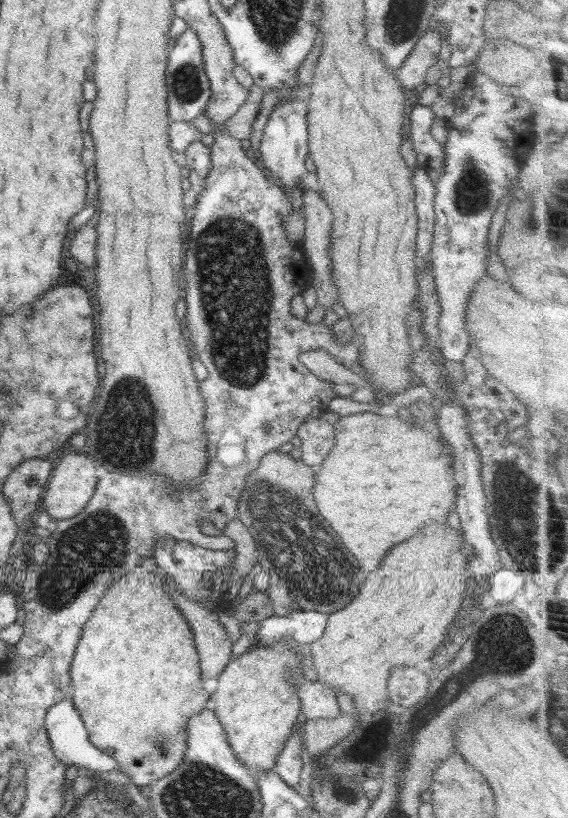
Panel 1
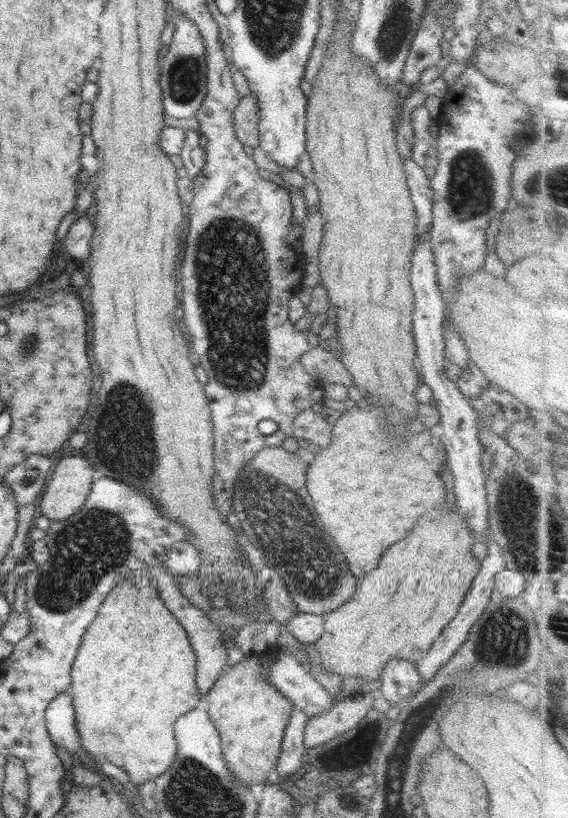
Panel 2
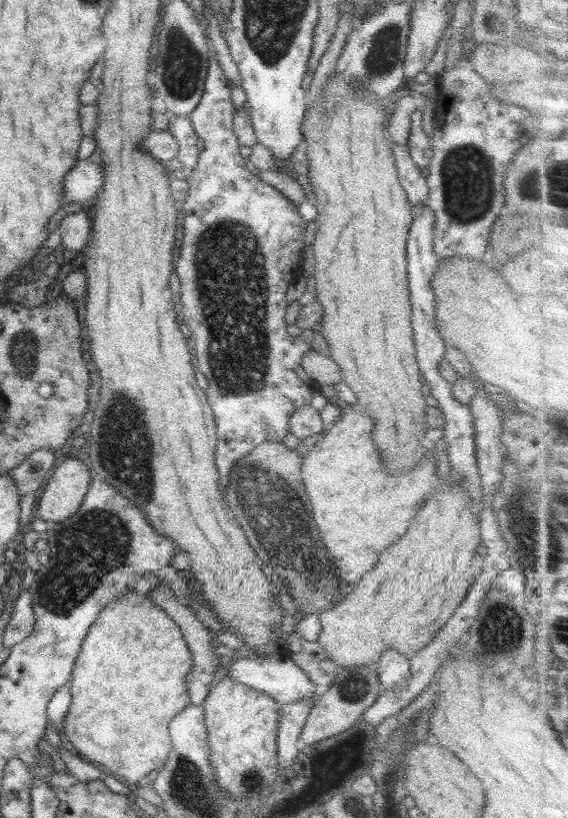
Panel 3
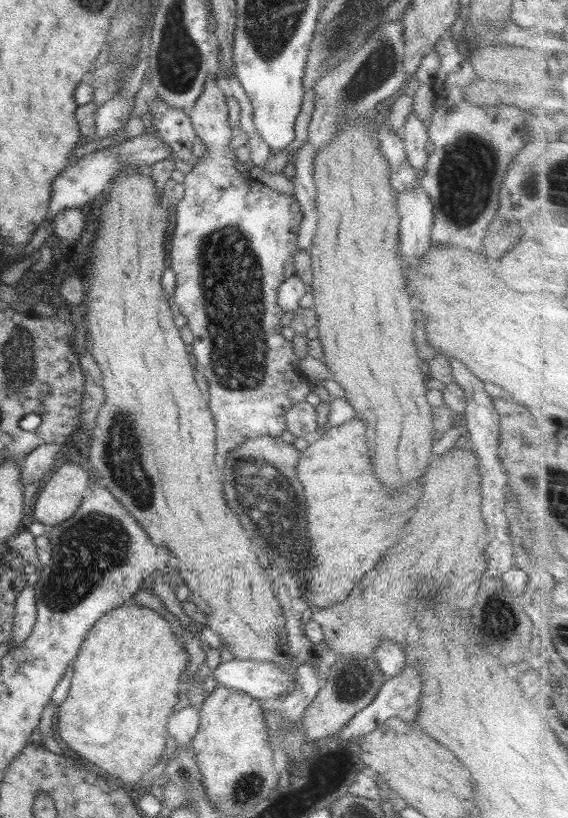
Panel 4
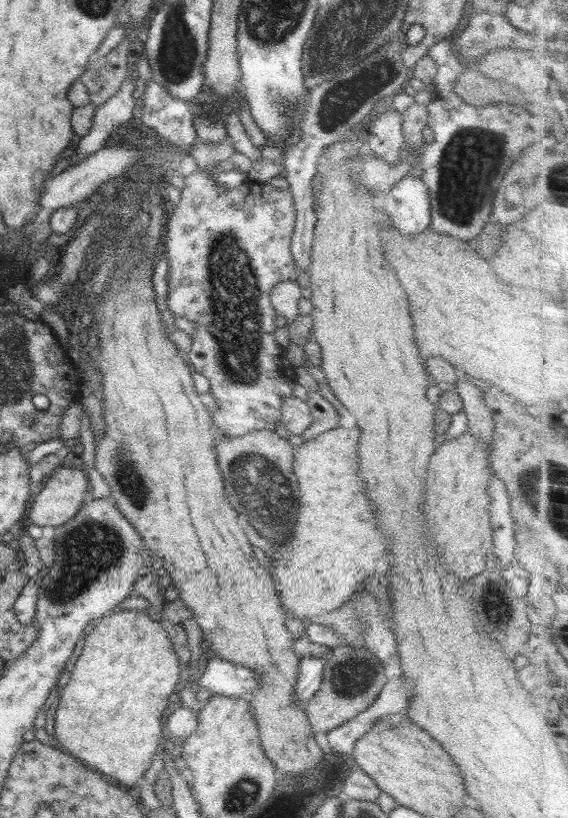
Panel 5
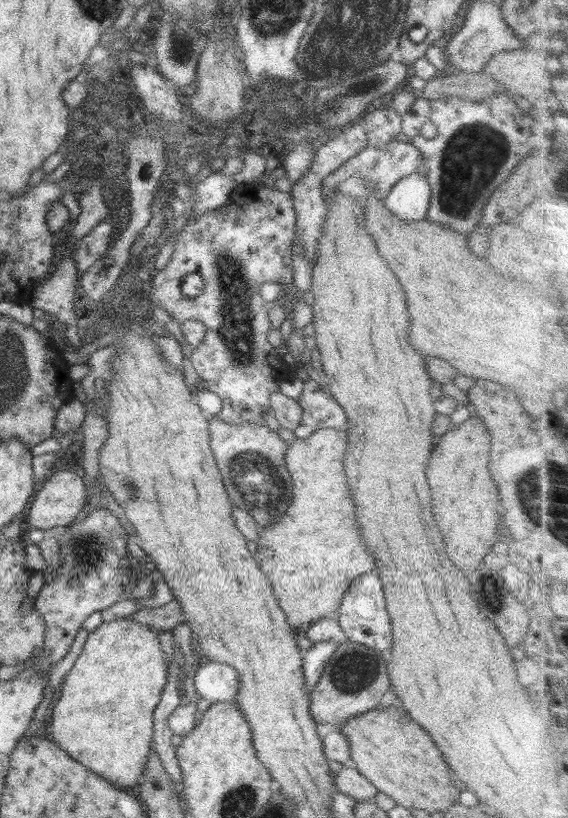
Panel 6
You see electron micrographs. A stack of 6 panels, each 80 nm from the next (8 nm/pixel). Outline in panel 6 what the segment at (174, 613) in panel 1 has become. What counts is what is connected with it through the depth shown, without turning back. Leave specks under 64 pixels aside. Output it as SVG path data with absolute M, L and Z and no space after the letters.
M127 616L111 620L110 622L97 621L96 630L88 633L82 652L74 661L71 671L66 675L66 679L63 680L60 699L52 713L52 733L50 734L49 739L55 742L58 745L58 748L64 750L64 753L67 753L70 758L80 762L80 765L83 765L86 769L92 771L92 773L104 777L114 786L135 792L137 780L144 773L146 762L148 762L148 754L150 754L153 749L154 711L156 705L160 702L161 692L164 686L166 686L169 673L167 660L165 659L165 652L163 651L163 648L161 648L158 633L160 633L160 631L153 630L153 628L150 628L147 624L134 622L127 618Z

